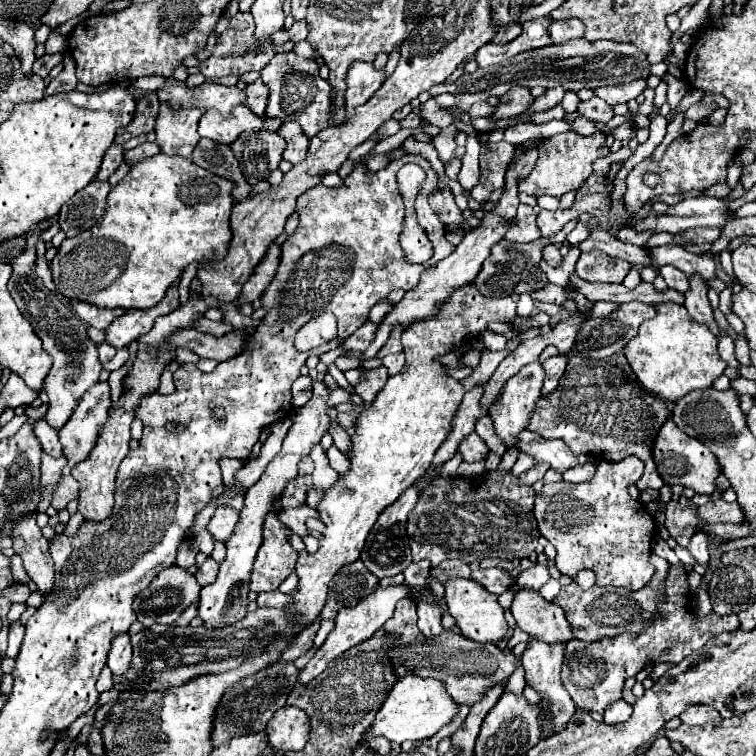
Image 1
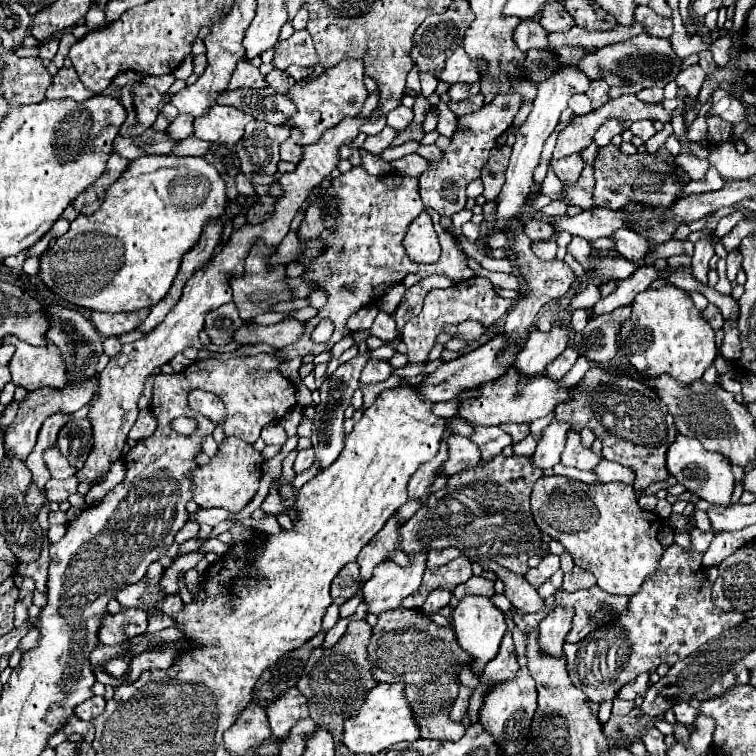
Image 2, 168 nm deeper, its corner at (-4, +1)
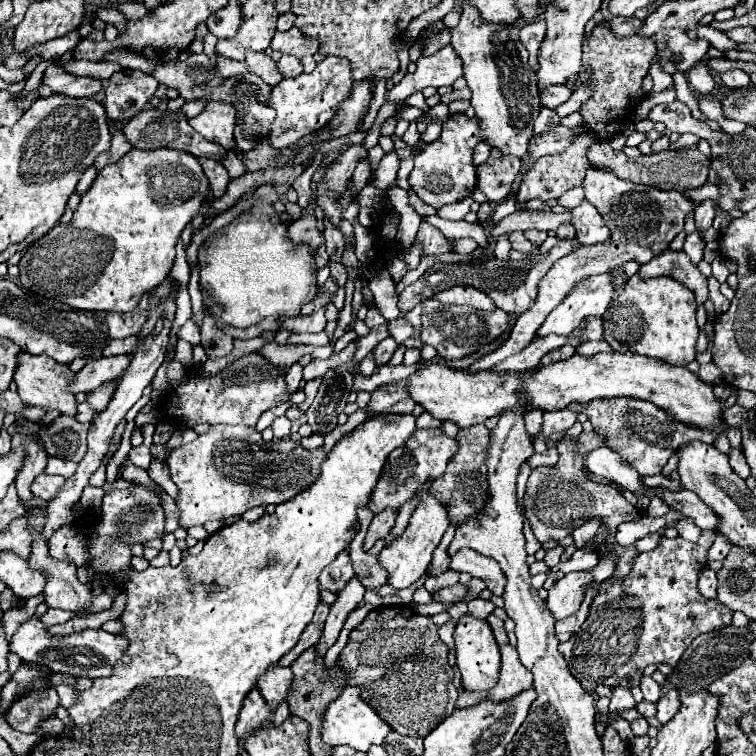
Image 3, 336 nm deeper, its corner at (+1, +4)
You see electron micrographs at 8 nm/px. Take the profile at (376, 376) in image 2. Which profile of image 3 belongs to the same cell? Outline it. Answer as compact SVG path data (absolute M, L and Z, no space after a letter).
M388 336L384 342L380 342L376 348L374 348L374 362L376 362L376 366L380 368L380 366L384 366L384 364L388 364L388 360L392 358L392 354L394 354L394 350L398 348L398 344Z

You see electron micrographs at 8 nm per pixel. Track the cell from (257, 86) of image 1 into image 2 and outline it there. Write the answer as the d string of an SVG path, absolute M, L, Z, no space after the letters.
M273 69L265 79L267 79L267 83L269 83L271 89L277 89L283 95L285 95L285 89L289 89L289 85L295 83L293 77L289 77L285 71L279 71L279 69Z

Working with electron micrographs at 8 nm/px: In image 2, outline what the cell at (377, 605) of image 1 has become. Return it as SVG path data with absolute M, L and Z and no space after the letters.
M409 553L409 567L401 567L391 559L373 569L373 577L363 585L365 603L371 613L395 609L405 597L415 593L427 569L427 553Z

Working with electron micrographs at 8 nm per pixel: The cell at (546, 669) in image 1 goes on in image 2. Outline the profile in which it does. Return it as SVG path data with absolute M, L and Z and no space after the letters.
M555 607L541 623L539 623L539 641L541 649L547 649L547 653L561 655L565 637L571 629L573 621L573 609L571 607Z

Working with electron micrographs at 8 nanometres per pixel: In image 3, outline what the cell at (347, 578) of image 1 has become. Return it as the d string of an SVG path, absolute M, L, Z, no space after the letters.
M344 550L344 552L340 552L340 554L336 556L336 560L334 560L332 564L328 564L328 568L320 574L320 588L338 594L338 592L346 586L346 582L352 578L352 574L354 574L352 560L350 560L348 550Z

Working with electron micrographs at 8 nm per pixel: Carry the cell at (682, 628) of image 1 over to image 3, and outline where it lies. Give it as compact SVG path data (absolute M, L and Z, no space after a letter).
M704 530L694 544L680 536L664 536L654 550L634 560L622 584L610 586L608 580L598 584L600 592L584 626L568 642L560 644L570 672L586 692L594 692L600 684L610 688L638 686L646 666L660 662L676 666L696 636L732 624L734 612L718 600L704 598L698 590L698 574L706 566L706 552L714 538L716 532L712 530Z

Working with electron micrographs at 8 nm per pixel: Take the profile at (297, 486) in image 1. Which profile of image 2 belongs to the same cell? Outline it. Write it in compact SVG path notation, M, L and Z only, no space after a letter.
M303 449L303 451L299 451L299 455L297 455L297 461L295 461L295 473L303 473L307 467L311 467L313 465L313 461L315 461L315 451L313 449Z

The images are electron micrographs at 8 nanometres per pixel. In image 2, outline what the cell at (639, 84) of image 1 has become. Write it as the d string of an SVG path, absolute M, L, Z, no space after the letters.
M591 81L591 85L589 85L589 89L587 89L587 97L589 97L589 101L591 101L591 107L593 109L597 109L597 107L601 107L603 103L607 103L607 99L609 99L609 85L605 83L605 81Z

